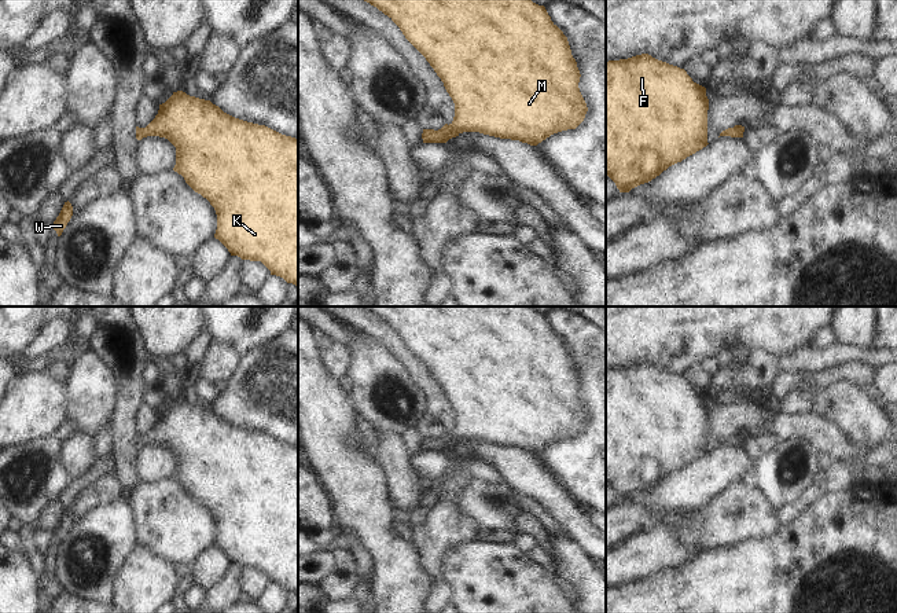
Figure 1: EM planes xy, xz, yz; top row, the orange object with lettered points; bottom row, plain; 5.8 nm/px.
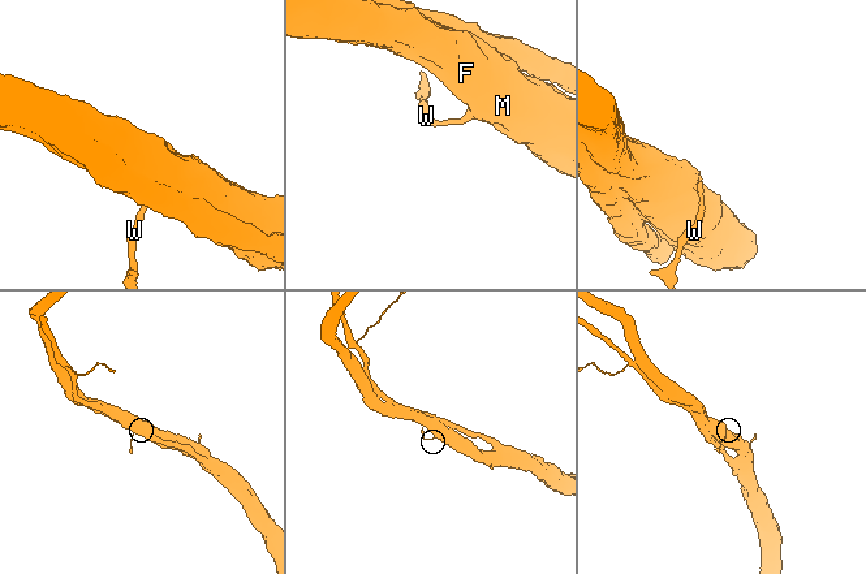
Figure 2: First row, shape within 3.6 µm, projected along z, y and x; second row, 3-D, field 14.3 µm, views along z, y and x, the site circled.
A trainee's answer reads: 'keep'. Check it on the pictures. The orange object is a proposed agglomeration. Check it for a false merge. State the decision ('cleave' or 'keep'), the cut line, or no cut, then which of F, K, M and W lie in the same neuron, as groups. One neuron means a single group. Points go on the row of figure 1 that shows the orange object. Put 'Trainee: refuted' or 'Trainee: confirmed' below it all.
keep; cut none; groups F K M W
Trainee: confirmed

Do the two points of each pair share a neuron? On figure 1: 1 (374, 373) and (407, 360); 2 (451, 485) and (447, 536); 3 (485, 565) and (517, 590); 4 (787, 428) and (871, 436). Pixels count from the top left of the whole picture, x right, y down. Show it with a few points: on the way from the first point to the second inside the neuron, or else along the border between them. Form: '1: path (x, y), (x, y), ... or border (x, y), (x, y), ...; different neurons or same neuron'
1: border (377, 341), (399, 360), (421, 388); different neurons
2: path (448, 498), (447, 524); same neuron
3: path (493, 573), (508, 588); same neuron
4: border (819, 414), (831, 419), (853, 441), (870, 450); different neurons

